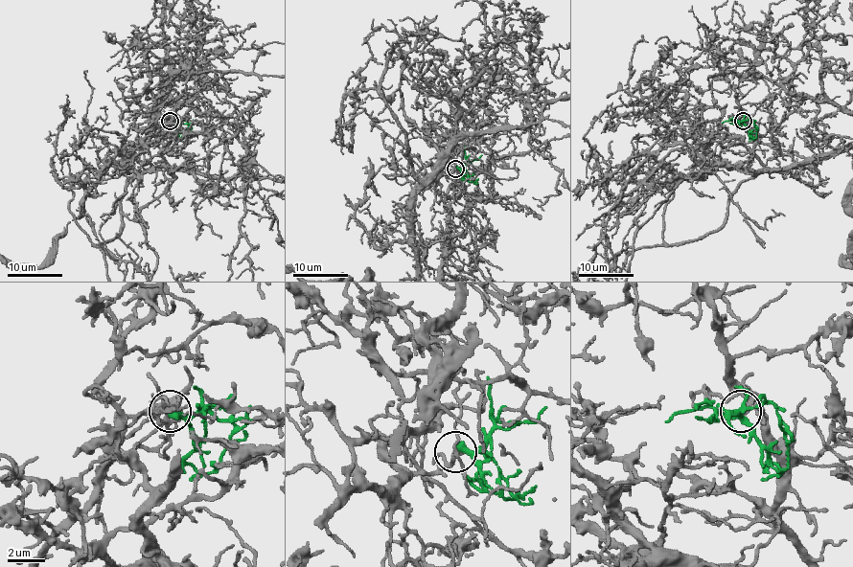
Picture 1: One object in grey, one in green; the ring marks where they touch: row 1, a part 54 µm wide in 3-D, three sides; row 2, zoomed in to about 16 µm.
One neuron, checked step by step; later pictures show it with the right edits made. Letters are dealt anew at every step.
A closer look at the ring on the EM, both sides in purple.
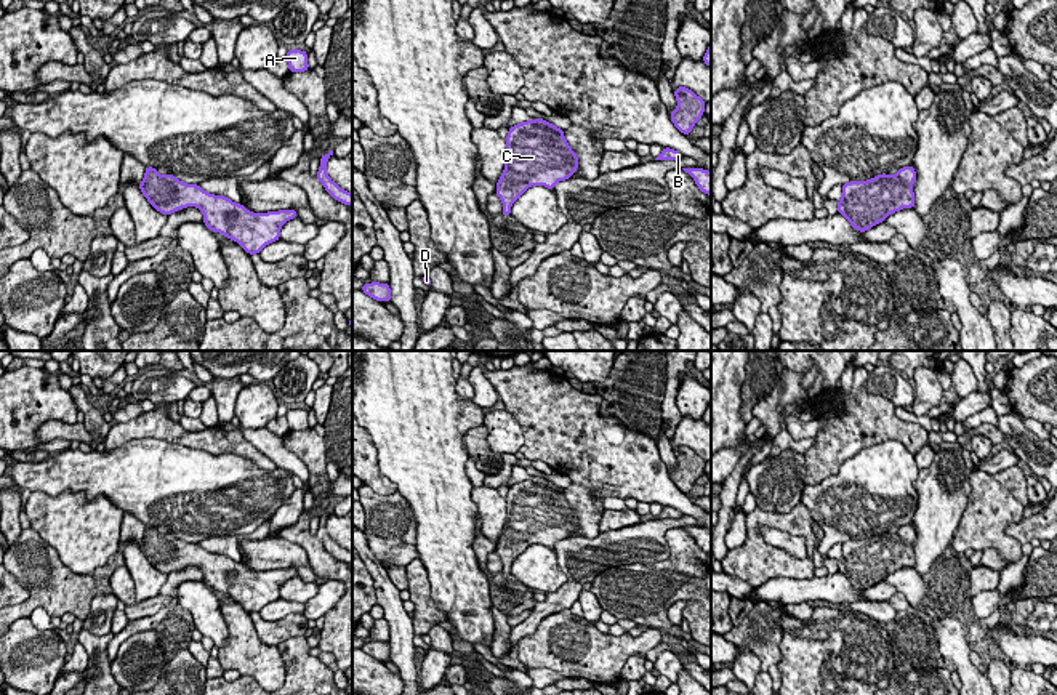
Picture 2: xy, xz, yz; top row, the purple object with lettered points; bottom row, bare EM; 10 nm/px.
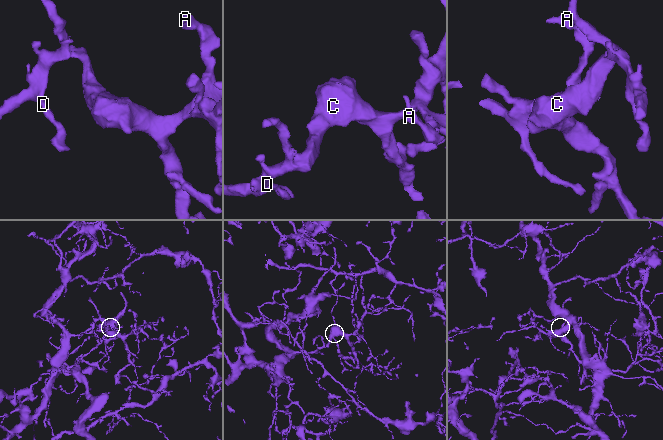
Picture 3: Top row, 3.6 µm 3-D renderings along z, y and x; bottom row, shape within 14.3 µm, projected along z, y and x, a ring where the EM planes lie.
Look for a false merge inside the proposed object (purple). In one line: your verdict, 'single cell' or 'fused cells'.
single cell

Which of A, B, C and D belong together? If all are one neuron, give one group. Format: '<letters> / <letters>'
A B C D

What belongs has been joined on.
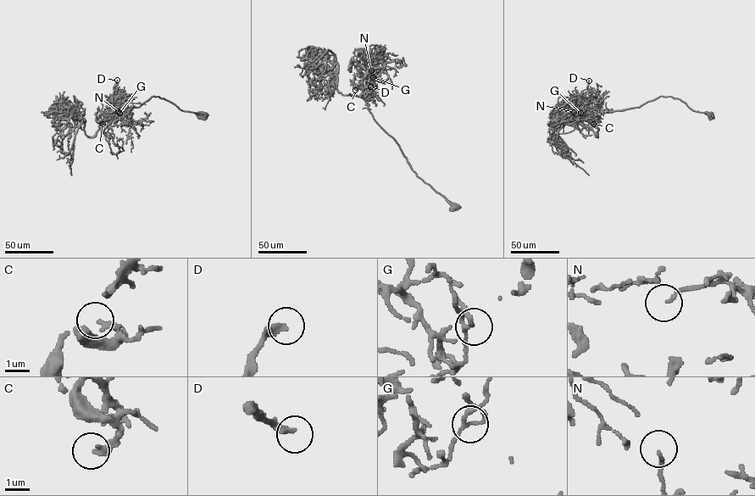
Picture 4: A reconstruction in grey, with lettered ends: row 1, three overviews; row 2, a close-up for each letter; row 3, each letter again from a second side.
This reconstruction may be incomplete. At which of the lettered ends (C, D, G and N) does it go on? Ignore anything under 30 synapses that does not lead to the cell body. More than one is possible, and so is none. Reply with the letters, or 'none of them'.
C, D

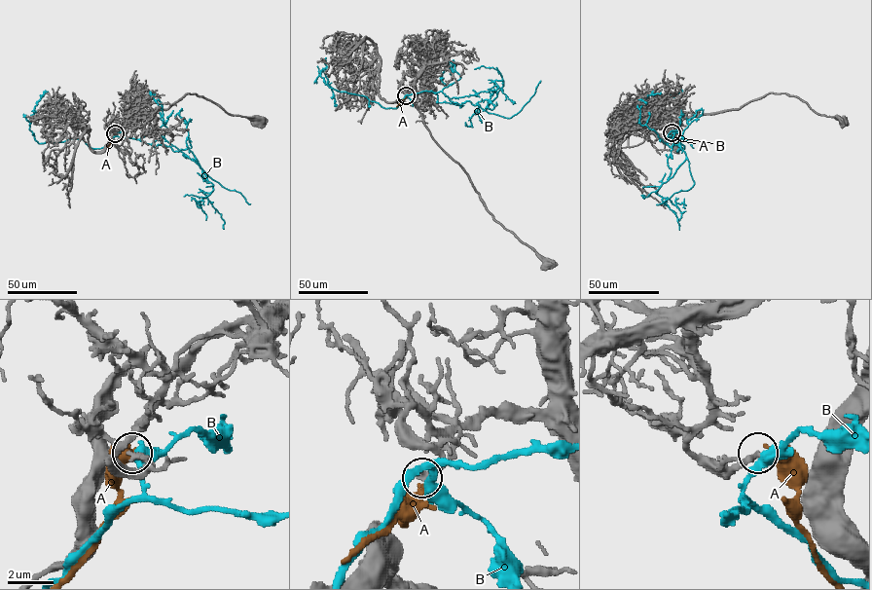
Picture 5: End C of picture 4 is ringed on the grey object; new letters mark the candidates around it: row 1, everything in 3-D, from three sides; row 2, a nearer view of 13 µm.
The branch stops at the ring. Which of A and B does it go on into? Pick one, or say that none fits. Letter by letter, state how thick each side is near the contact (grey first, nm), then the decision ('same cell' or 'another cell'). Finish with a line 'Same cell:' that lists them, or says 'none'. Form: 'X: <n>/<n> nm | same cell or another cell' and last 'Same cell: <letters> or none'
A: 280/240 nm | another cell
B: 280/420 nm | another cell
Same cell: none

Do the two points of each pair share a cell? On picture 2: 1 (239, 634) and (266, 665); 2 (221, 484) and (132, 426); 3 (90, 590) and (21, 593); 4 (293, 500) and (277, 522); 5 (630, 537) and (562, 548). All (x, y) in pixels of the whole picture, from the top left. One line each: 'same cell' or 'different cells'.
1: same cell
2: different cells
3: different cells
4: same cell
5: same cell

